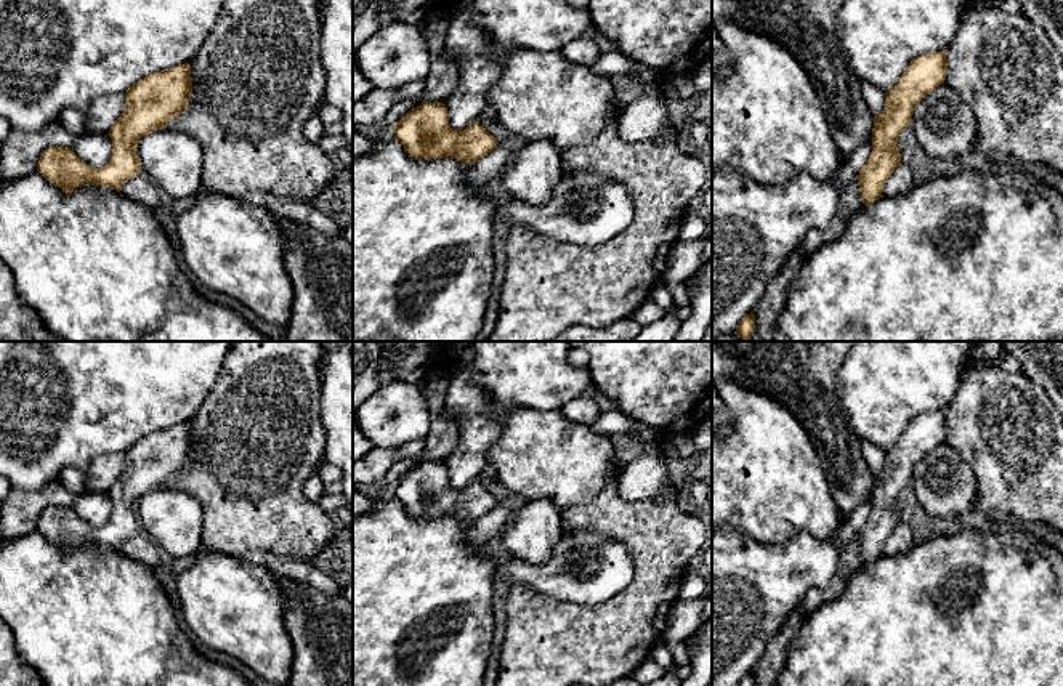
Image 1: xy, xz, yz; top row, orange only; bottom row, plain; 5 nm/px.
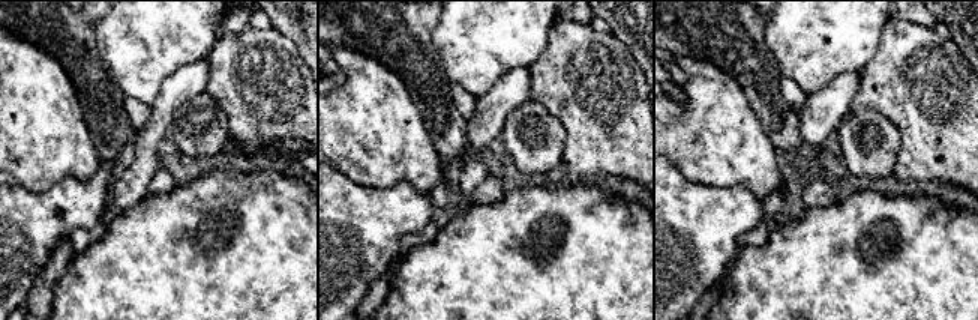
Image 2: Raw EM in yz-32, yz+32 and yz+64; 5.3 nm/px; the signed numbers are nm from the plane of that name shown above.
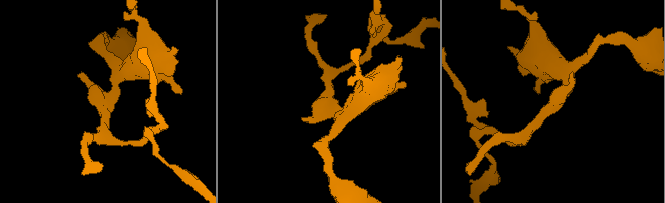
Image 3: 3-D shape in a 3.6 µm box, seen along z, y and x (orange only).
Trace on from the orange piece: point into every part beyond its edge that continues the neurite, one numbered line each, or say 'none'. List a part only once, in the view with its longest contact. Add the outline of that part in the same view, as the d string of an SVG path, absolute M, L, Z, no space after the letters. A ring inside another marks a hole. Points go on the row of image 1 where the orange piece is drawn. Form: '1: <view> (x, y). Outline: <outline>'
none

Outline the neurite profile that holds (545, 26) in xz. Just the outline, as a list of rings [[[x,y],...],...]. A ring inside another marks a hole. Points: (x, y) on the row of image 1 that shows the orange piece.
[[[471,0],[471,21],[489,37],[489,53],[459,61],[460,79],[455,91],[444,101],[452,130],[465,130],[489,106],[487,91],[502,77],[502,56],[516,48],[540,53],[560,51],[582,37],[593,26],[587,8],[576,8],[569,0]]]

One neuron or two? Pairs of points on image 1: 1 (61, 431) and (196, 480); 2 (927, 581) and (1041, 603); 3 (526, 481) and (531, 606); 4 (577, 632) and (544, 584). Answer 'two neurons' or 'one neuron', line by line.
1: two neurons
2: one neuron
3: two neurons
4: two neurons

